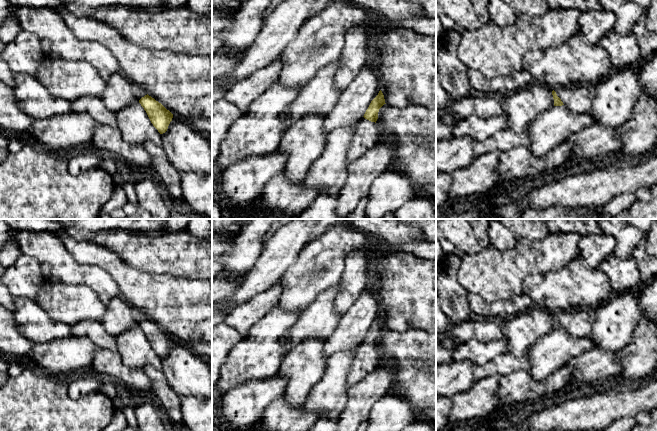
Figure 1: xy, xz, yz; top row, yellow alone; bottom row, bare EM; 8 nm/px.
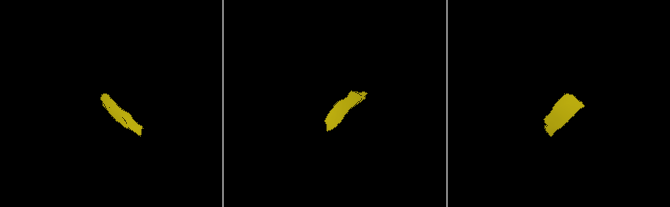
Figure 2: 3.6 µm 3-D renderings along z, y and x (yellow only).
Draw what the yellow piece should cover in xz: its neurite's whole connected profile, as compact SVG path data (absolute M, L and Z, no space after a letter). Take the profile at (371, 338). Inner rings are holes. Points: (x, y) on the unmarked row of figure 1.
M382 315L371 325L362 343L355 348L355 358L347 377L348 387L352 387L381 364L380 351L376 348L379 333L384 329Z

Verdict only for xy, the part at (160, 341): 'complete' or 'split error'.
split error

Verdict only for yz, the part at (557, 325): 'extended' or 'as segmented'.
extended

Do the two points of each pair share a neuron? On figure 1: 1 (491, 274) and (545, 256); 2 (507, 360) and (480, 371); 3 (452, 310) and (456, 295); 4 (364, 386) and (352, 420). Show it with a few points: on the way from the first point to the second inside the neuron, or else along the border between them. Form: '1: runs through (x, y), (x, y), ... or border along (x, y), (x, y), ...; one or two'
1: runs through (504, 271), (522, 260), (532, 257); one
2: runs through (500, 365), (487, 370); one
3: runs through (454, 306), (454, 299); one
4: runs through (362, 394), (356, 412); one

